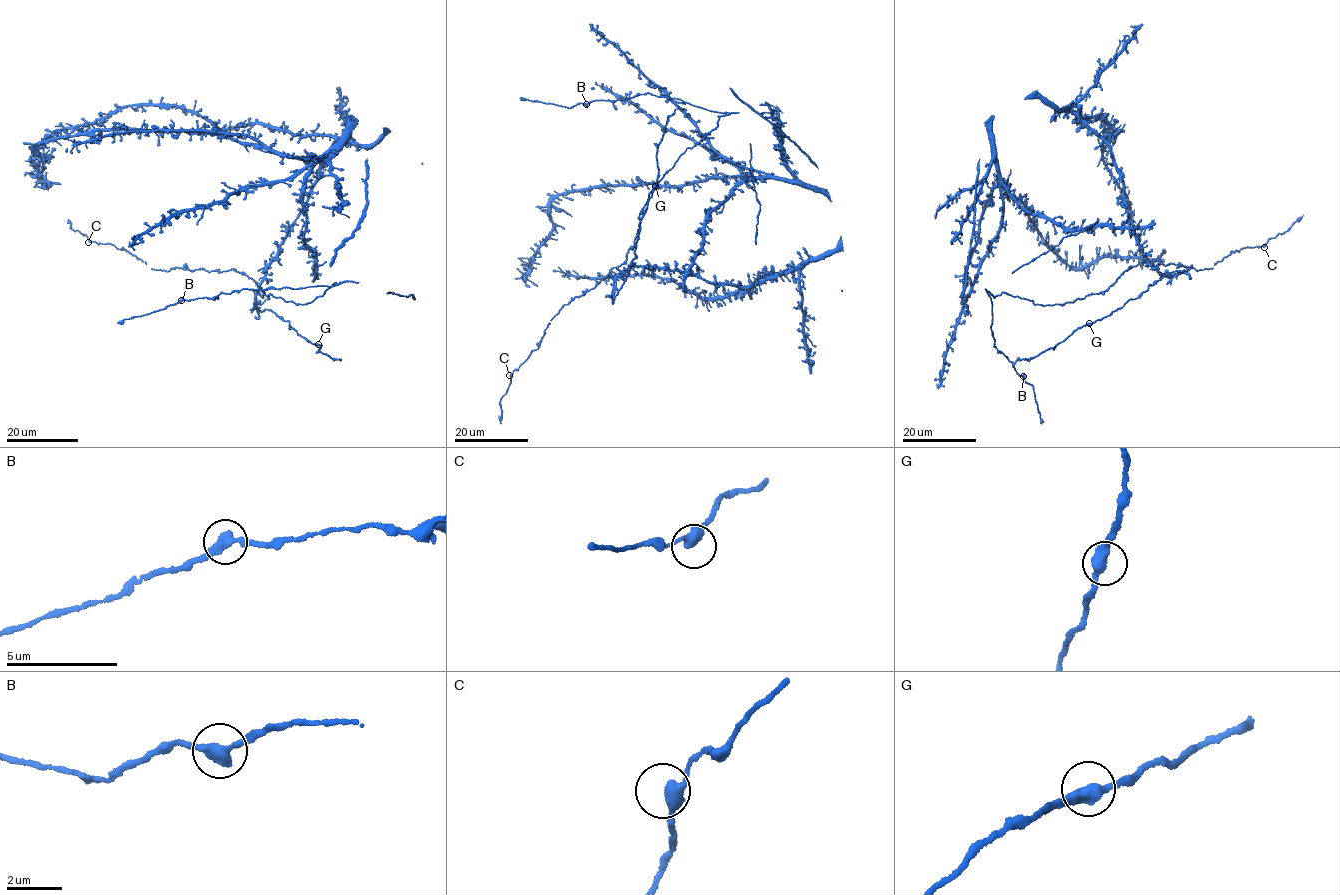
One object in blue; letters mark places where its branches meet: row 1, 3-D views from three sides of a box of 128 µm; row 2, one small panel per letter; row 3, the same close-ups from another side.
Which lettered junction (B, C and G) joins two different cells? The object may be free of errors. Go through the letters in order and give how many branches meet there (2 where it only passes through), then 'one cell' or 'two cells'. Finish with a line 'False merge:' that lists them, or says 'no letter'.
B: 2 branches meet; one cell
C: 2 branches meet; one cell
G: 2 branches meet; one cell
False merge: no letter

